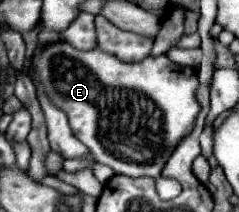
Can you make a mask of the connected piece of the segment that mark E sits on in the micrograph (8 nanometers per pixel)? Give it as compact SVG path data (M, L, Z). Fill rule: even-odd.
M58 42L42 50L40 56L34 58L34 66L48 98L68 114L74 136L88 146L96 162L110 166L114 174L124 174L130 178L160 176L166 160L170 158L178 142L192 130L194 118L200 112L196 100L196 70L178 66L168 56L148 56L142 62L122 62L114 58L114 54L106 54L102 50L82 52L74 46L68 46L68 42Z

